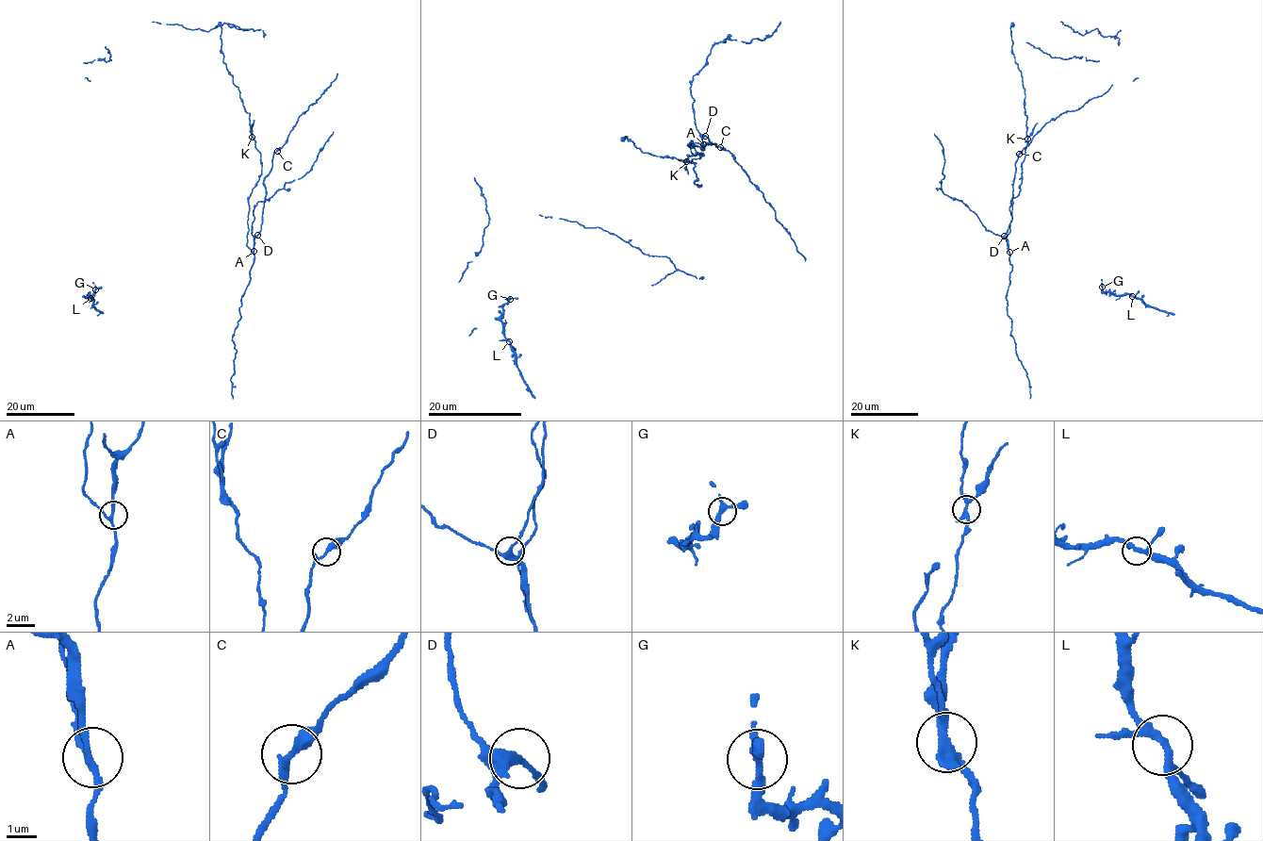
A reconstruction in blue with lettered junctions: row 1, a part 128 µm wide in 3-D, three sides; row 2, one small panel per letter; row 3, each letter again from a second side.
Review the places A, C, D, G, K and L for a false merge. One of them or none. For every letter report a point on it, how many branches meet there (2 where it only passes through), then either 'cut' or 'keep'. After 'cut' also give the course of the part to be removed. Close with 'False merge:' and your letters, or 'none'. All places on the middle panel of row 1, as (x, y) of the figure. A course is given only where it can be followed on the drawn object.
A: (703, 144) | 3 | keep
C: (720, 147) | 3 | keep
D: (705, 136) | 3 | keep
G: (510, 299) | 3 | keep
K: (686, 161) | 3 | cut | (686, 161), (688, 174)
L: (509, 341) | 4 | keep
False merge: K

